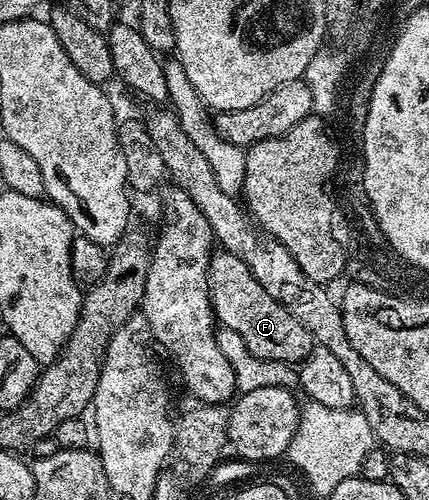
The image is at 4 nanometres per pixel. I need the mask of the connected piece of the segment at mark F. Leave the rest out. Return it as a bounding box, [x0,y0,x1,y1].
[208,250,314,366]

